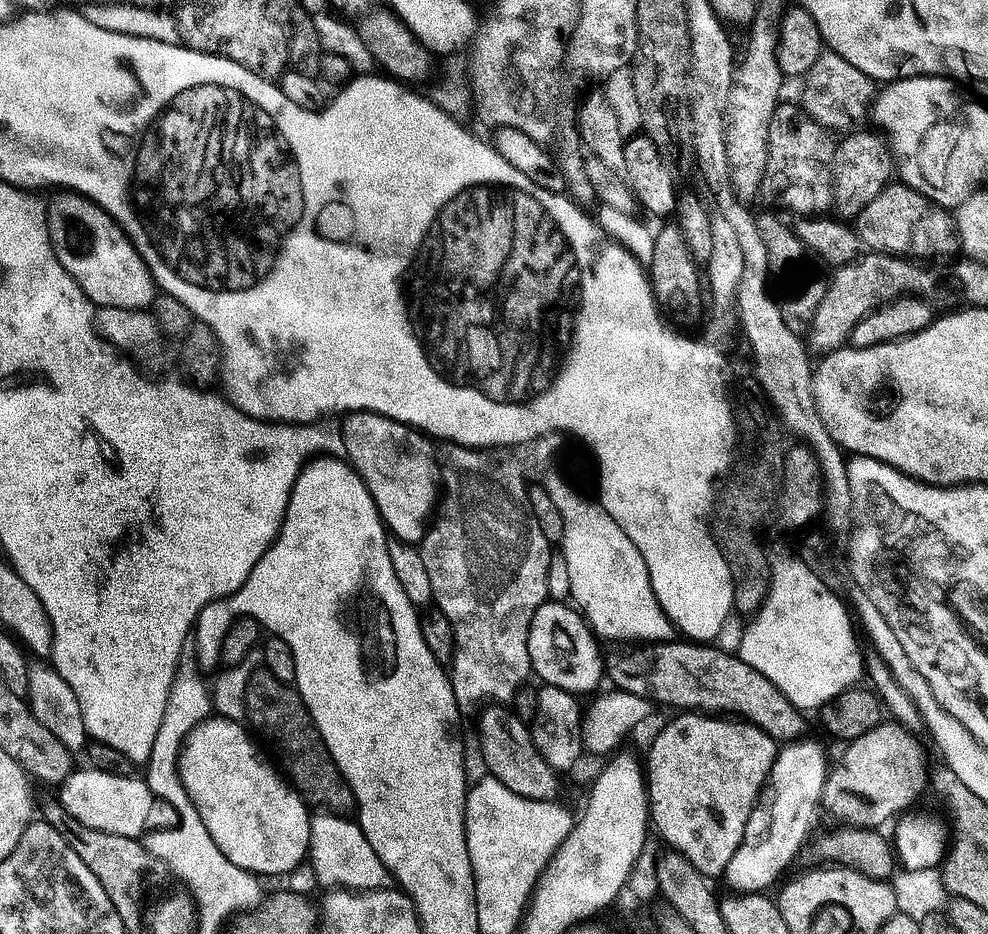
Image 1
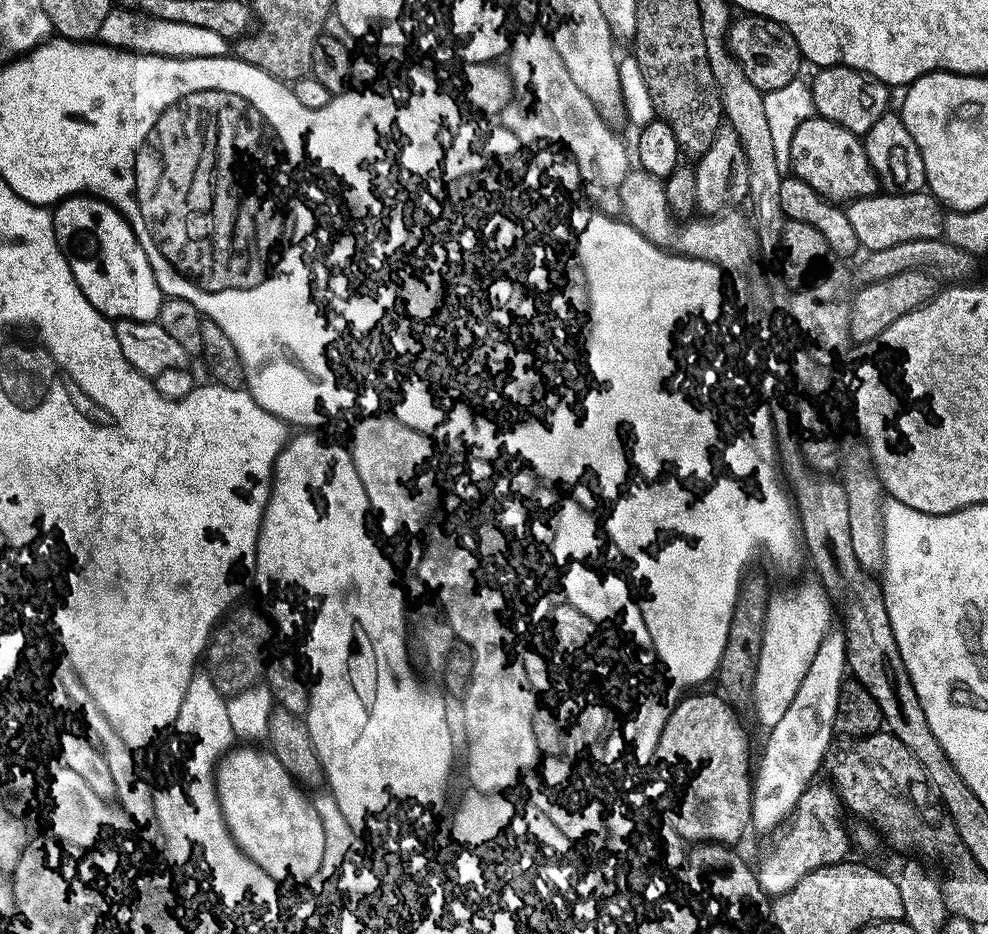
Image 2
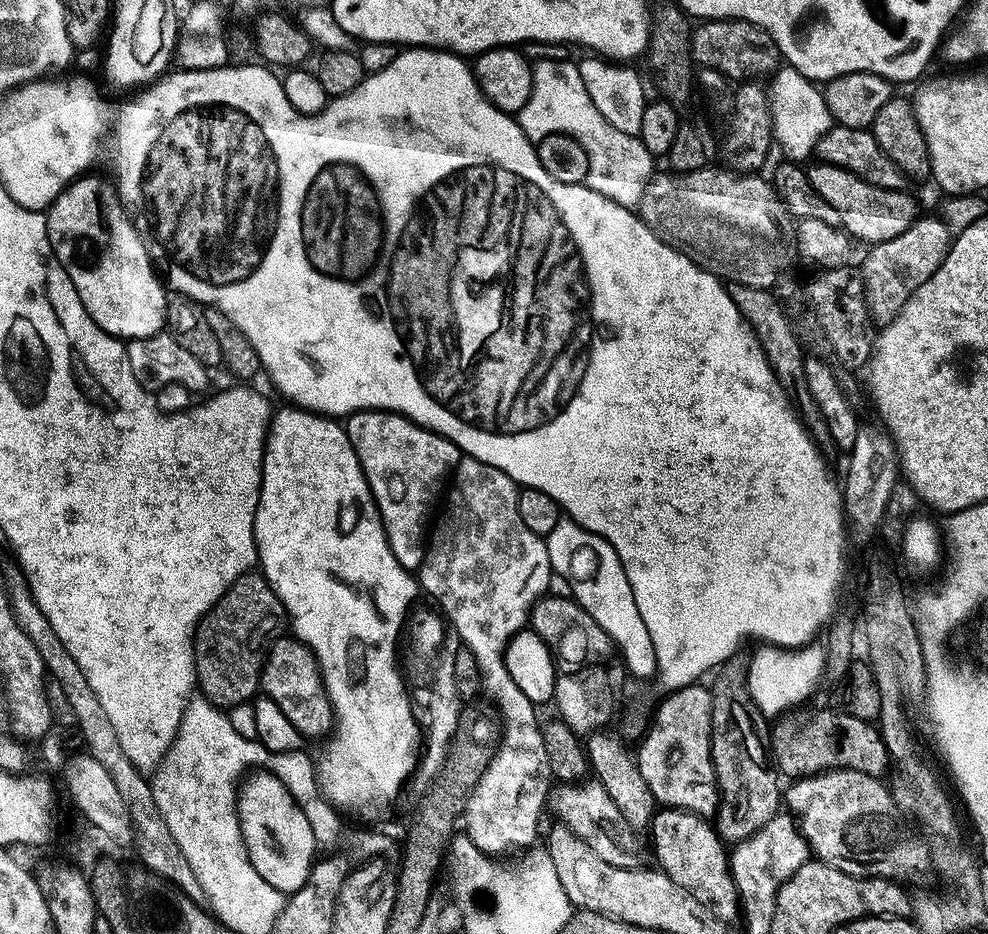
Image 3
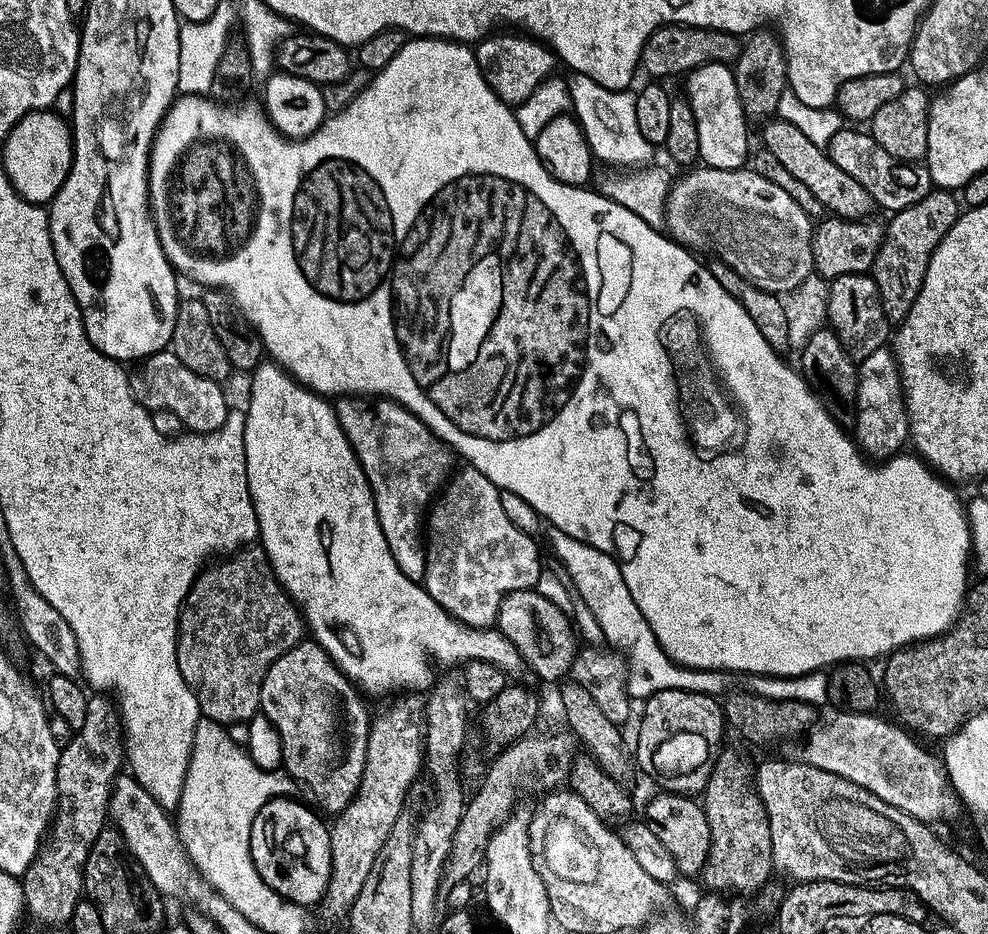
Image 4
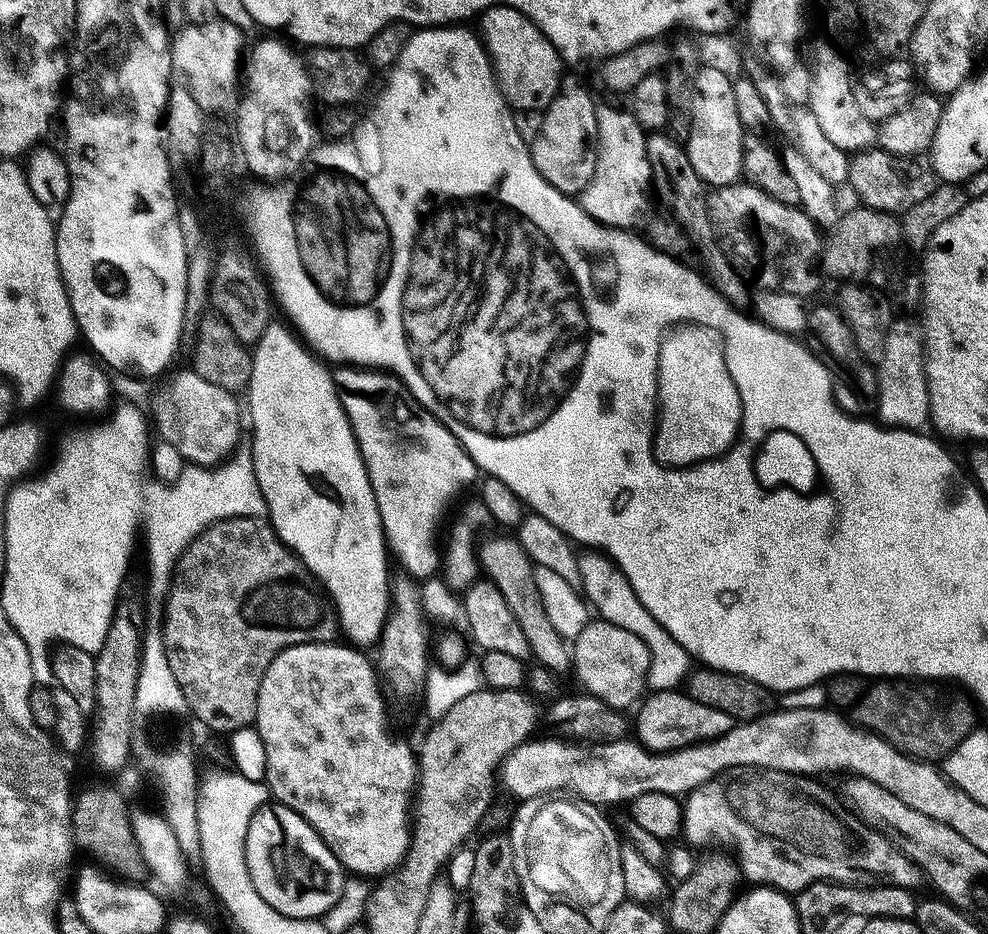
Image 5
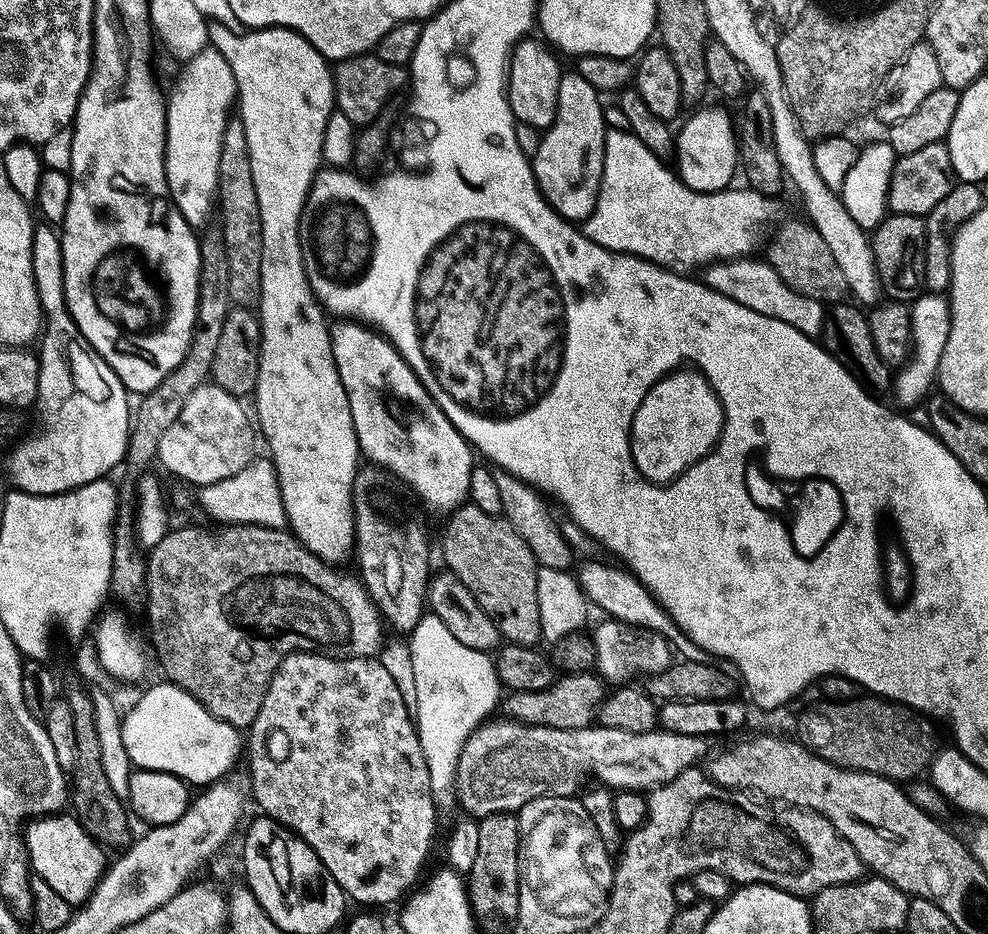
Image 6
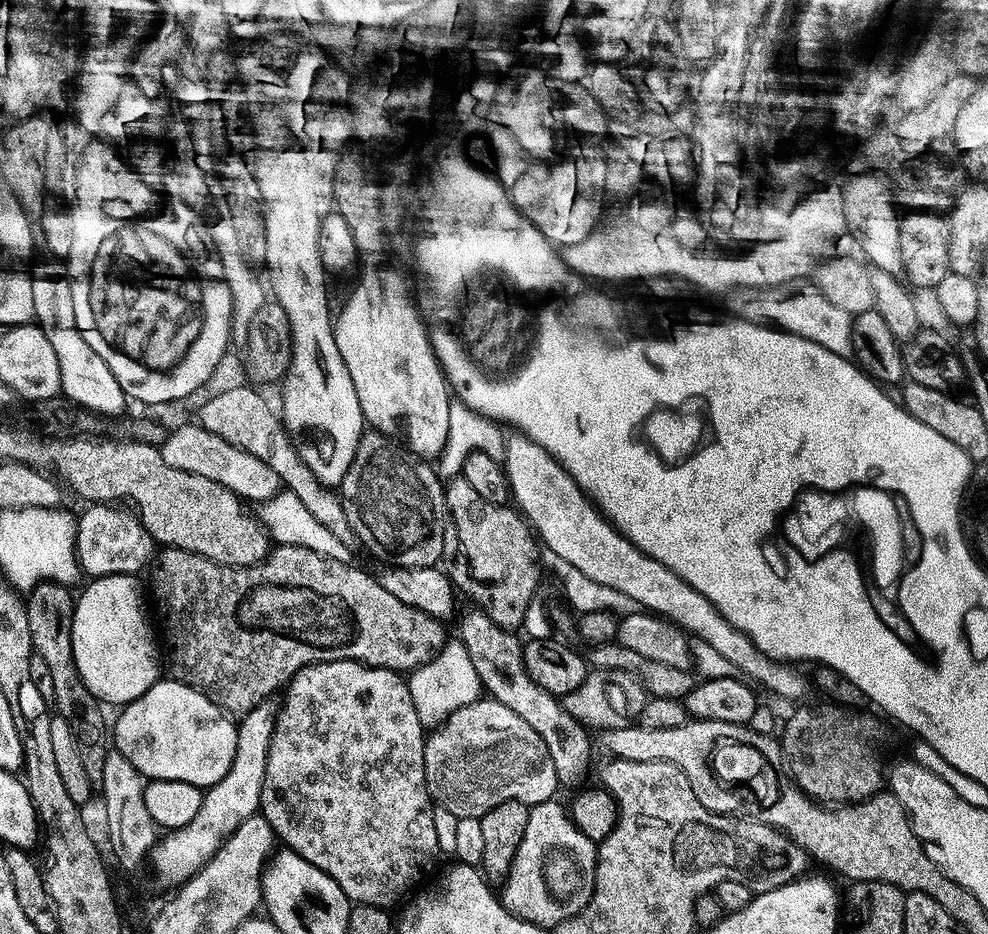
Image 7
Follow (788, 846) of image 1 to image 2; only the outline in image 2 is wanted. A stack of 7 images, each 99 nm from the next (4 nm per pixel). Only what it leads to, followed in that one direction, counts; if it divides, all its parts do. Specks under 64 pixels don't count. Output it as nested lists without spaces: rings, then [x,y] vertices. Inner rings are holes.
[[[832,630],[818,650],[793,705],[783,715],[782,722],[770,729],[772,737],[764,748],[764,757],[761,760],[759,757],[752,791],[752,828],[755,831],[779,833],[792,819],[808,788],[817,783],[816,775],[821,775],[837,735],[838,694],[842,694],[849,672],[845,633]]]

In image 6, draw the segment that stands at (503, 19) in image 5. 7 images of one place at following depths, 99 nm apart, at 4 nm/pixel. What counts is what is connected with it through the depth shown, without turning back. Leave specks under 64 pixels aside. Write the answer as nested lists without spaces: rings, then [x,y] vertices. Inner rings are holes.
[[[532,39],[521,40],[512,50],[512,58],[506,73],[508,104],[519,123],[547,130],[556,121],[558,114],[558,86],[562,69],[556,61],[557,53],[543,39]]]

